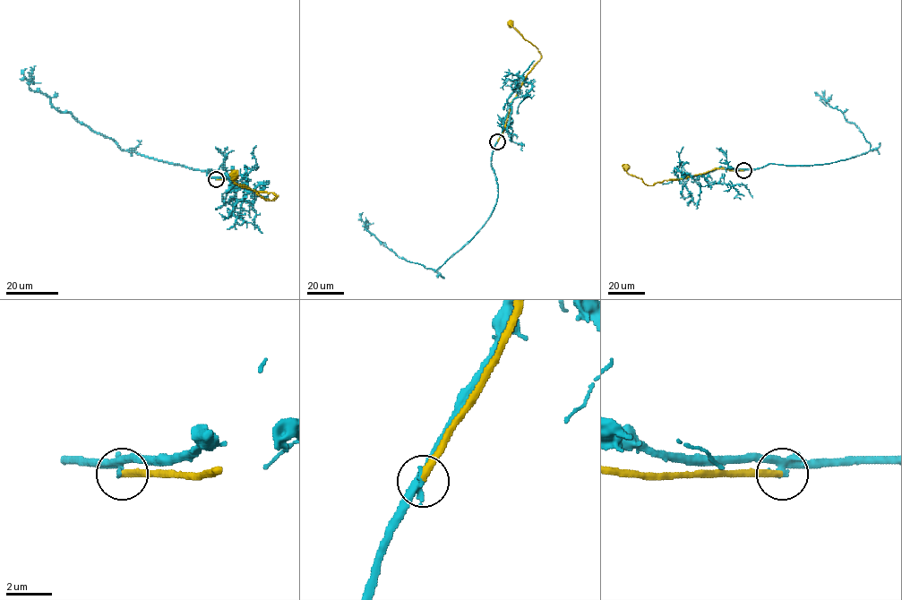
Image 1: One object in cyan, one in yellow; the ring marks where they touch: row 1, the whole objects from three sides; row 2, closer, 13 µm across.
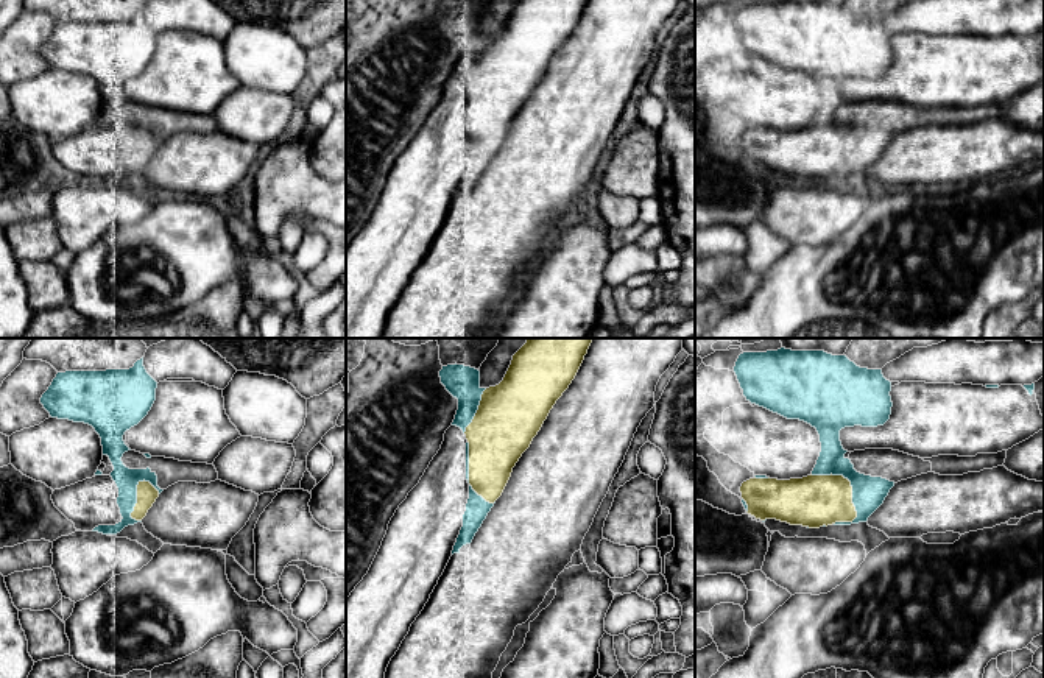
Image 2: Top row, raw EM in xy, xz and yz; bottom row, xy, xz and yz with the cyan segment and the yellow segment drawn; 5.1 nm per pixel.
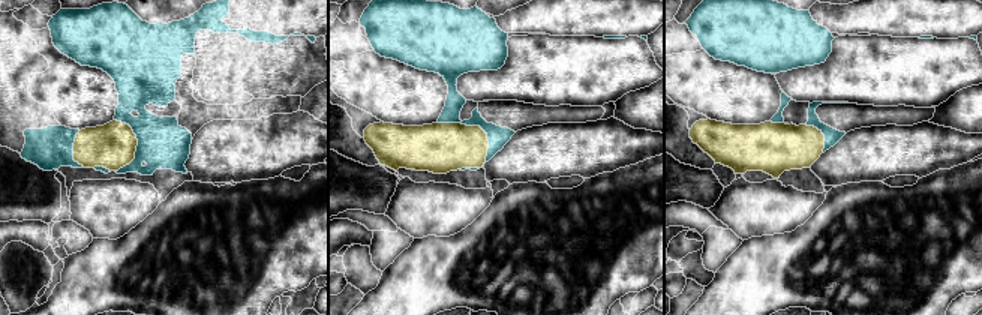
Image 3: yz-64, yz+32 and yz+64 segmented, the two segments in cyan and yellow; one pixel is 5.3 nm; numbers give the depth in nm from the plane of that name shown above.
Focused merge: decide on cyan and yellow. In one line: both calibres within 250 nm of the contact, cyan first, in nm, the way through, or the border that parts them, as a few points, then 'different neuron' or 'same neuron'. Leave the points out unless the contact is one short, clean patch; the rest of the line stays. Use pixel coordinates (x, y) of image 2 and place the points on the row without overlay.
180/260 nm | different neuron

